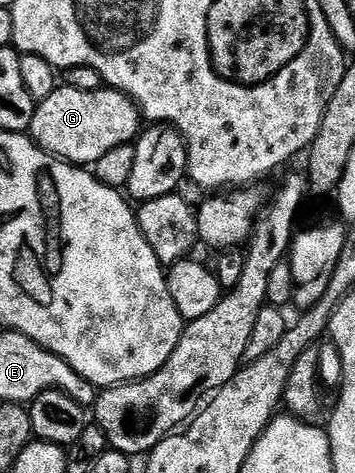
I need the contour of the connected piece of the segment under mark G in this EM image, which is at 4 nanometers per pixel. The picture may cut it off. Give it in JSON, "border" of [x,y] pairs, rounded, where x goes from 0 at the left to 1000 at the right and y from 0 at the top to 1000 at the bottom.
{"border":[[[163,182],[130,209],[101,220],[76,275],[96,302],[135,328],[208,349],[265,349],[330,309],[372,304],[403,268],[386,220],[344,192],[237,192],[228,184]]]}

